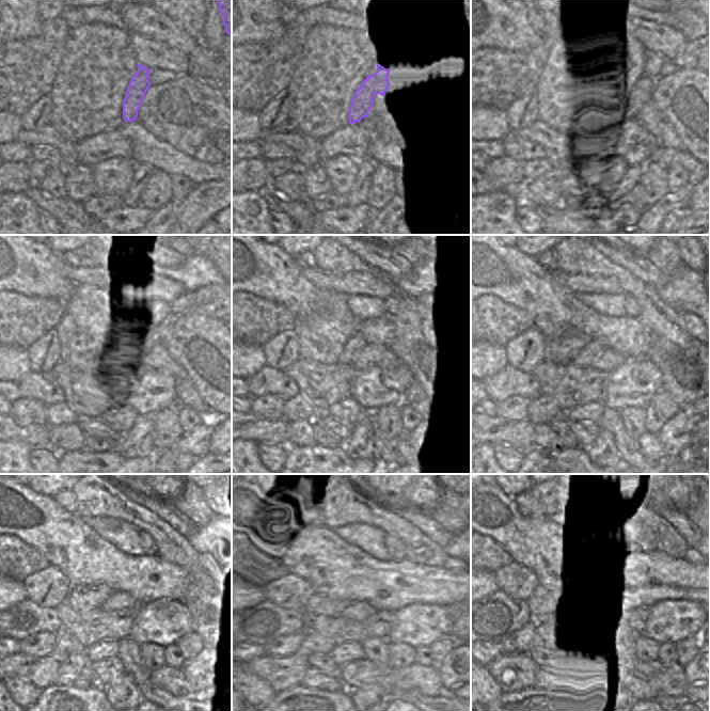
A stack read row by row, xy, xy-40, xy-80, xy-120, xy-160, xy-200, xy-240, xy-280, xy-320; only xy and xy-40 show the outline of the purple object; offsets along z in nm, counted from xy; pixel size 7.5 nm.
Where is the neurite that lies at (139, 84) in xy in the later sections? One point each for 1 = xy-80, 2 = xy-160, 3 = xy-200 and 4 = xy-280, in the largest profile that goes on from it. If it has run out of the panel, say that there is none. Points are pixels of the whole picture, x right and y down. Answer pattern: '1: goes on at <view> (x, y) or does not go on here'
1: goes on at xy-80 (600, 100)
2: goes on at xy-160 (356, 343)
3: goes on at xy-200 (593, 347)
4: goes on at xy-280 (318, 604)

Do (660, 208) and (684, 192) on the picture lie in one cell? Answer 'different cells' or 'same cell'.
same cell

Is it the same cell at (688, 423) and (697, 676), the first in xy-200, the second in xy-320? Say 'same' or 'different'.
same

